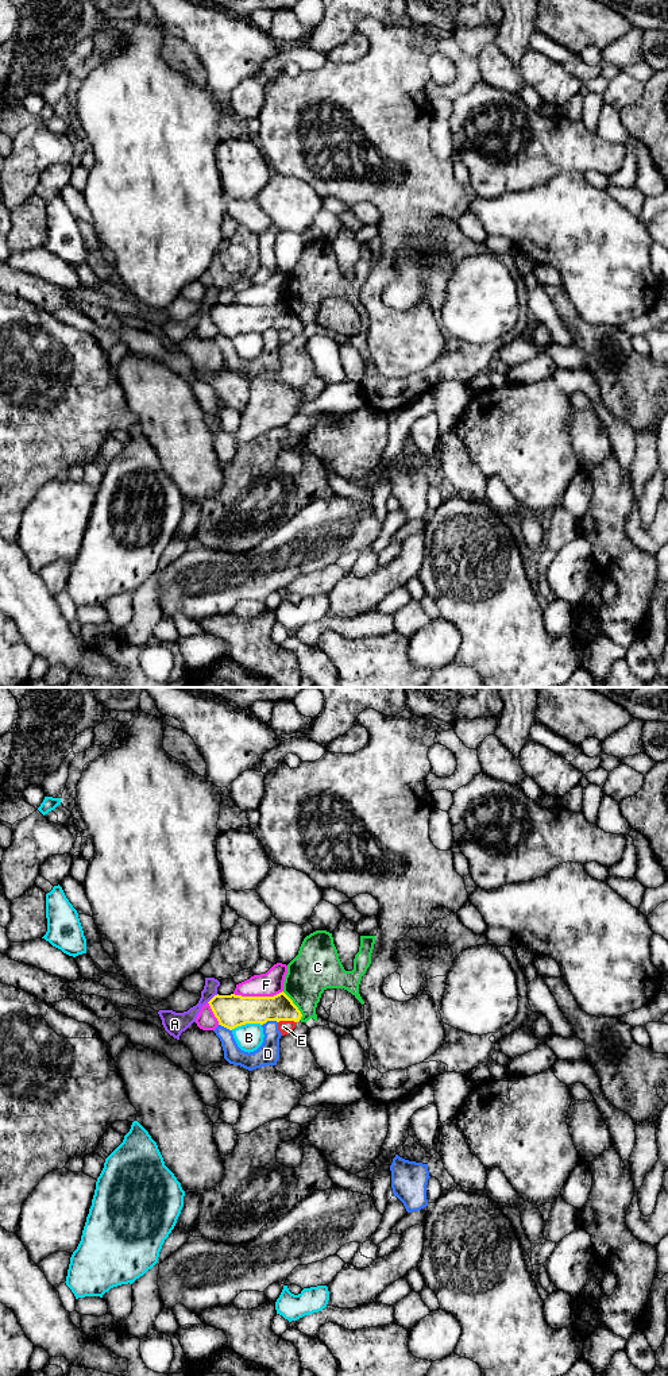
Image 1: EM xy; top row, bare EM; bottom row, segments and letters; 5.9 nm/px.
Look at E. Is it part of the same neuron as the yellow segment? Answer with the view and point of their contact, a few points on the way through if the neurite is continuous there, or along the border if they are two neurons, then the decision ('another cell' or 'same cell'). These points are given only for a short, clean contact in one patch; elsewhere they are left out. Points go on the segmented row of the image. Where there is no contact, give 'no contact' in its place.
xy (286, 1020) | another cell

